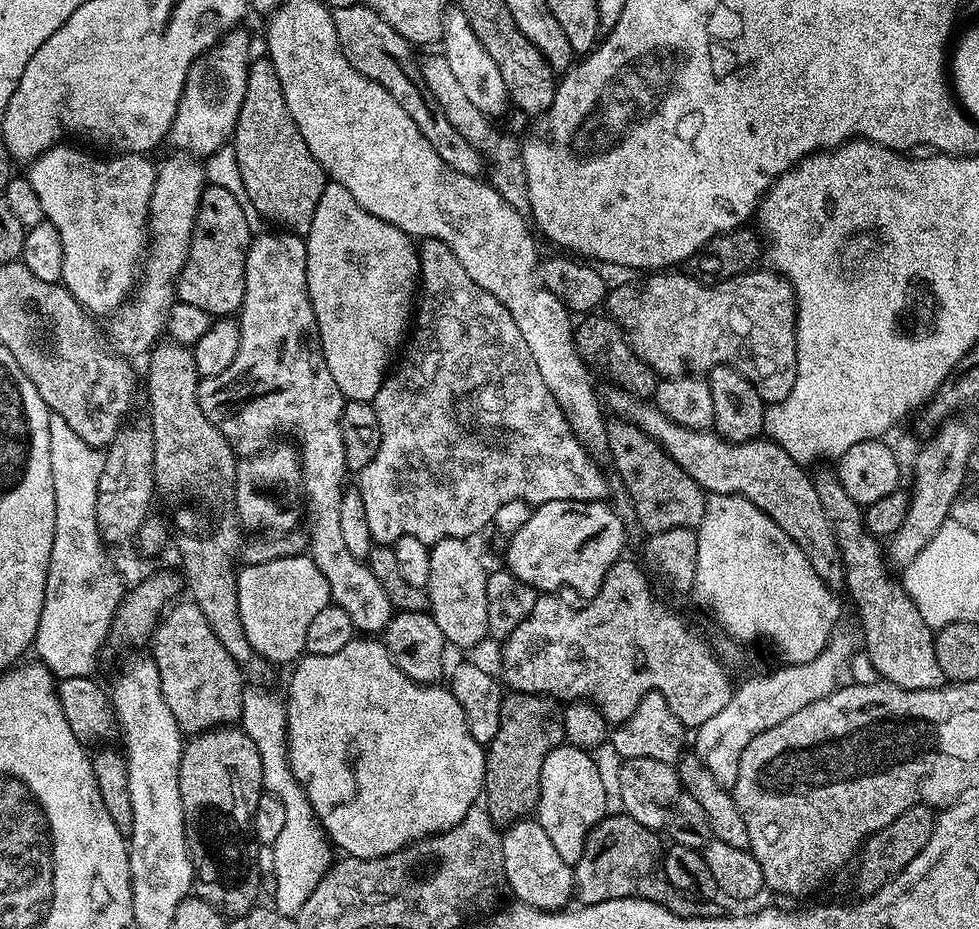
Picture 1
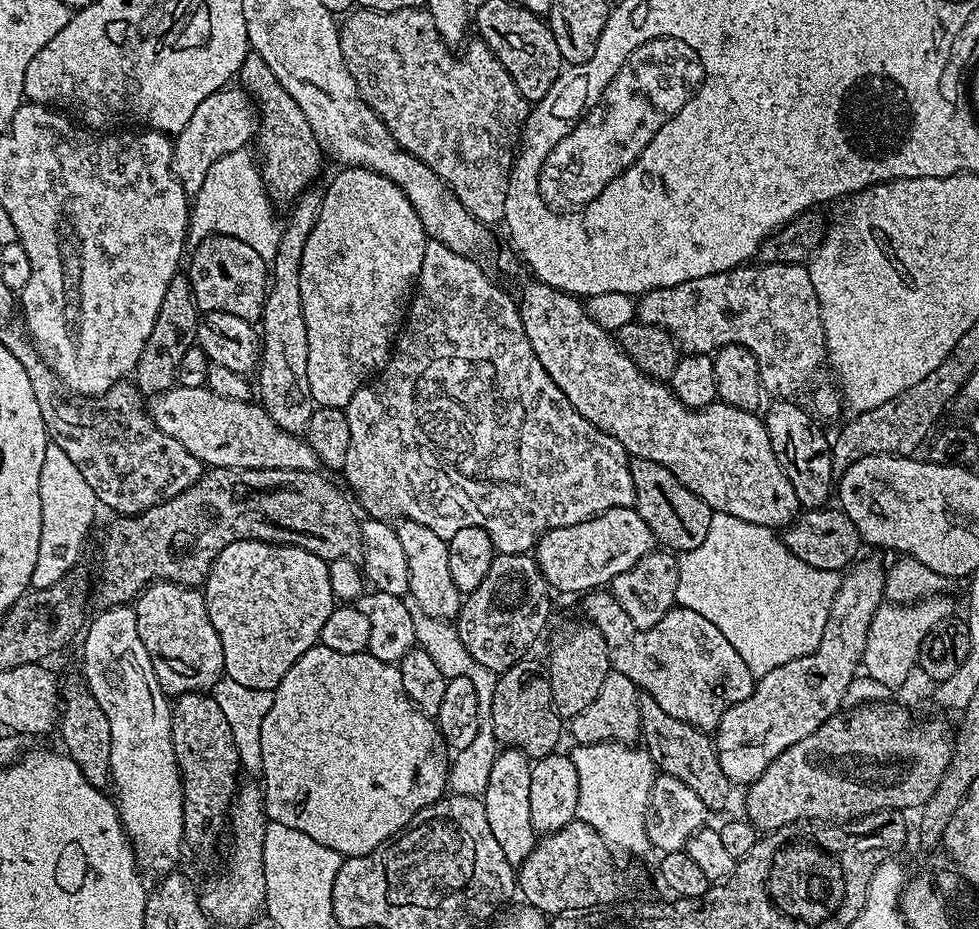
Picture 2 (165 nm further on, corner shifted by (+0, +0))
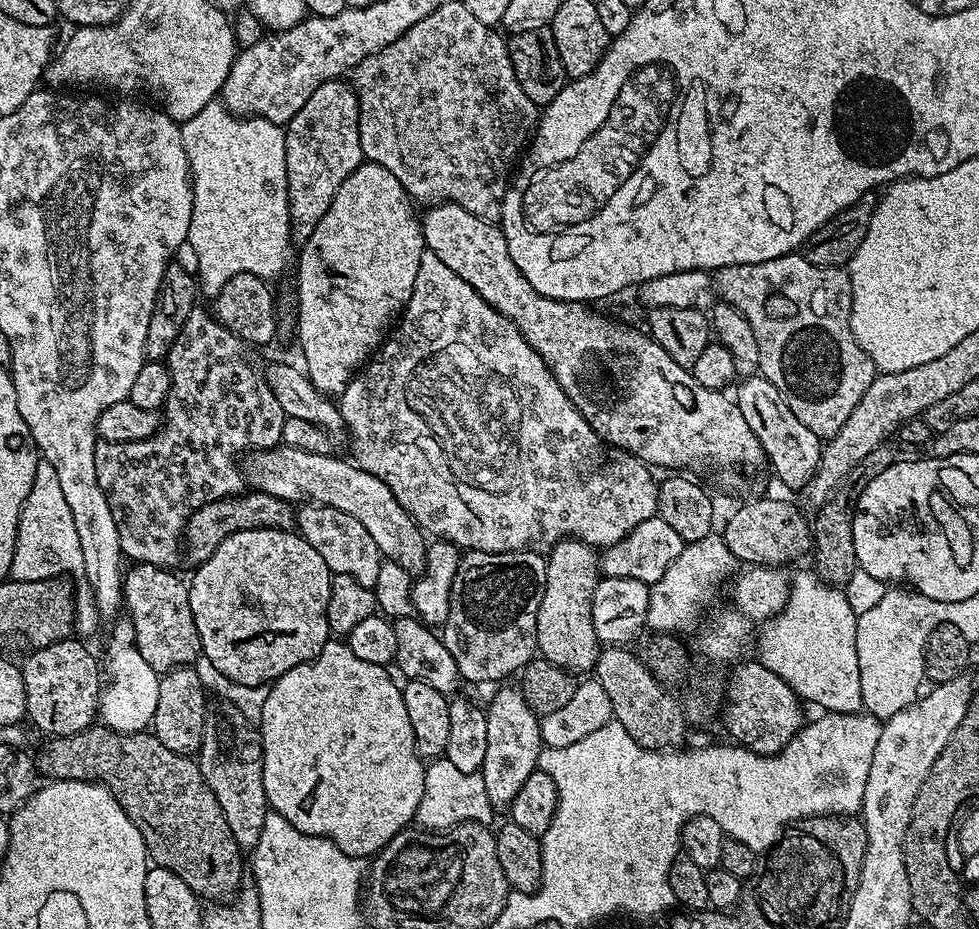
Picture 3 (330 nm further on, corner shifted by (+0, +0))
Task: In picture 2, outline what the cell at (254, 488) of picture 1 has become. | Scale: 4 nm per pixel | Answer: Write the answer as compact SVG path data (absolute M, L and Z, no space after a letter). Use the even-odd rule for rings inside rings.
M311 186L297 197L291 205L292 213L288 221L283 221L278 242L278 254L270 261L270 287L268 296L264 299L264 314L258 321L258 332L262 337L262 355L258 365L260 372L259 403L274 418L274 422L287 432L304 434L308 431L308 423L318 407L312 401L310 394L310 377L306 375L306 358L308 357L308 343L306 342L306 318L302 314L302 290L298 286L298 274L302 266L302 250L306 250L306 242L310 238L310 230L314 230L314 222L318 222L318 214L322 210L323 191L319 187Z

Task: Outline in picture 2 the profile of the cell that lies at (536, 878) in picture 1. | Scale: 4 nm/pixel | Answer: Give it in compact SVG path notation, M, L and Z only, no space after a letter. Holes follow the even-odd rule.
M504 748L497 751L494 766L490 766L490 778L486 782L486 790L482 793L486 822L490 822L490 831L498 846L502 846L502 854L513 862L525 860L536 849L538 833L530 822L530 774L532 764L529 757L517 748Z

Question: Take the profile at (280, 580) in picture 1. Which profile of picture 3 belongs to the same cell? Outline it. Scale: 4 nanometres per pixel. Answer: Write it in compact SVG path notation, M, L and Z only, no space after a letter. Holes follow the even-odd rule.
M255 528L230 534L193 572L196 573L188 584L188 597L194 626L198 626L200 650L203 659L222 670L226 678L242 682L242 686L271 685L286 670L314 659L328 643L326 606L334 573L326 566L322 554L295 531Z

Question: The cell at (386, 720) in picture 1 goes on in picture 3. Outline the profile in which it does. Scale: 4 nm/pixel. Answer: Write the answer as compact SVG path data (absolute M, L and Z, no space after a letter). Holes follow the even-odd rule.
M336 638L329 639L314 659L286 670L286 674L282 674L277 680L272 681L266 694L266 702L258 717L260 741L264 747L262 782L266 790L269 809L282 814L282 818L286 818L286 822L290 822L290 826L302 830L308 836L321 836L332 840L338 846L338 850L357 858L375 857L376 853L385 848L398 833L405 831L415 821L416 811L422 802L426 764L416 750L414 730L410 726L410 714L406 714L401 685L392 684L392 676L388 671L389 669L383 664L362 662L349 650L347 643Z

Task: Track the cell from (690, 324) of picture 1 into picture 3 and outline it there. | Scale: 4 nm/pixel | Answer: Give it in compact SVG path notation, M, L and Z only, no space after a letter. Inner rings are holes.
M793 254L782 258L774 258L770 262L735 264L729 268L719 269L714 276L714 292L720 295L717 297L723 303L734 306L744 315L746 322L750 322L750 328L754 330L754 338L758 338L758 350L760 351L759 375L767 378L780 391L782 398L786 398L786 406L790 406L790 410L794 410L798 422L802 422L802 426L806 426L806 430L814 430L814 434L821 438L831 438L834 434L838 434L838 430L842 430L842 422L846 422L846 418L850 418L854 406L858 406L858 402L862 402L862 394L866 394L866 390L878 375L874 362L862 350L862 346L858 346L858 342L852 333L852 327L850 326L852 287L847 271L843 267L819 268L811 264L804 255Z

